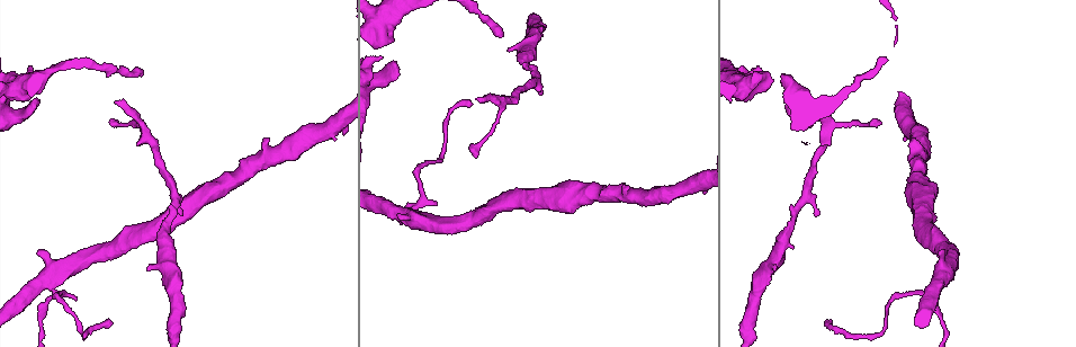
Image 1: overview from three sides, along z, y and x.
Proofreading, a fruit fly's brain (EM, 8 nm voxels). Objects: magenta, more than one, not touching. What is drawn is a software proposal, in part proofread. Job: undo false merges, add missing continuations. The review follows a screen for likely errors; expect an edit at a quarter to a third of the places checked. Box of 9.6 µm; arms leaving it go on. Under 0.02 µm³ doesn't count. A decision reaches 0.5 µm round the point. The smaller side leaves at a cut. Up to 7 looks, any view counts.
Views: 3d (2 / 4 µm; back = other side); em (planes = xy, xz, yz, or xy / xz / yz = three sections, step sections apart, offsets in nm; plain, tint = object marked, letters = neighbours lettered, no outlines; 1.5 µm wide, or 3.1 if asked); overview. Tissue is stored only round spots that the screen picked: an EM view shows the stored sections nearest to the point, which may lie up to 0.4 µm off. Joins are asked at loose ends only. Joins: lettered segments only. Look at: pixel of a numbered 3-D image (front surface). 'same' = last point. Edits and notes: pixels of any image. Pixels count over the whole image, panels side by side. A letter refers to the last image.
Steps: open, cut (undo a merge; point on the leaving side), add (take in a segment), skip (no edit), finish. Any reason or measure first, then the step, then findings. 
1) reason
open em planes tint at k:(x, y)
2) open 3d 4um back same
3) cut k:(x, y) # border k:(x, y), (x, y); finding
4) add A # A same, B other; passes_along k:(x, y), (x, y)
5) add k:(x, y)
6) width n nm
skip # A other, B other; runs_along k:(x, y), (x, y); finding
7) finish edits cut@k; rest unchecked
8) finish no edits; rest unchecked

open em xz step 4 letters at 1:(50, 282)

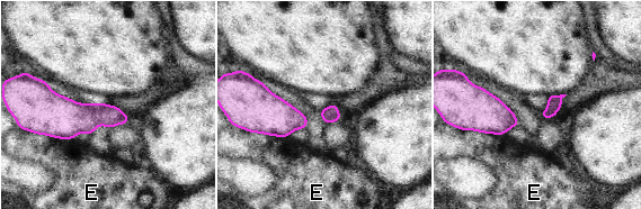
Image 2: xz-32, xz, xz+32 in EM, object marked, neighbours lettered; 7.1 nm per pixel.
skip # E other; border 2:(33, 132), (39, 135), (72, 139); one cell here

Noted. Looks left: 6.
thin end
open em xz step 4 letters at 1:(470, 100)

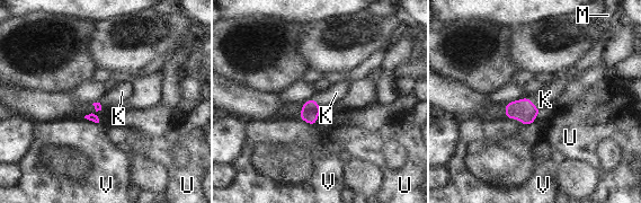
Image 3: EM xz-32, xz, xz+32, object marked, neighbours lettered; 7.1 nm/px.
another direction
open em xy step 8 letters same

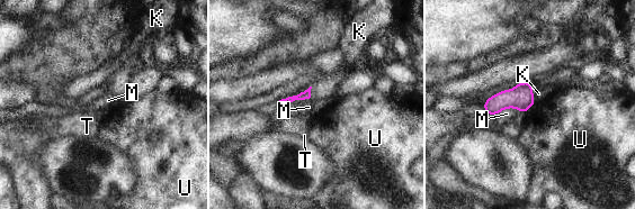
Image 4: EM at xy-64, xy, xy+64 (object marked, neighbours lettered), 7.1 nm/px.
width 70 nm
add K # K same, M other, T other, U other; it goes on there

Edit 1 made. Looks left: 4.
see it whole again
open overview

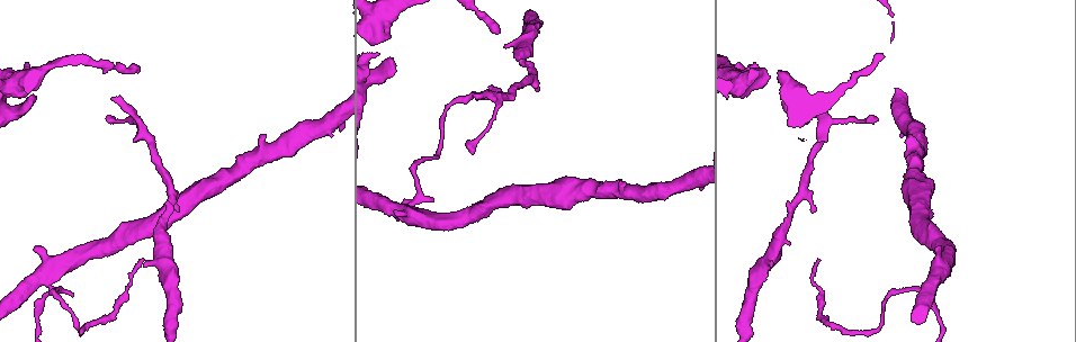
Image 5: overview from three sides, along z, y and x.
end of a long branch
open 3d 2um back at 5:(818, 261)

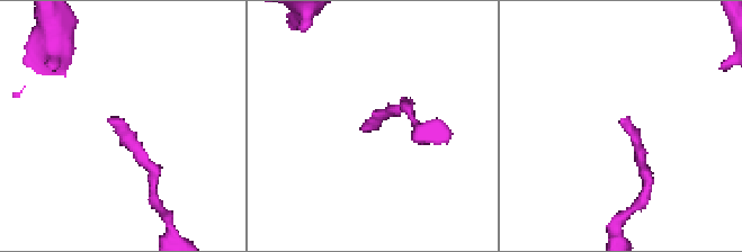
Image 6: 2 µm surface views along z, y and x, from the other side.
open em planes letters at 6:(110, 120)

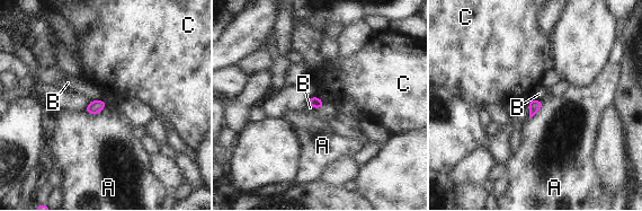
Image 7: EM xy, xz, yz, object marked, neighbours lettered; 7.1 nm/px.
width 80 nm; longest_contact A 130 nm
skip # A other, B other, C other; none of them fits

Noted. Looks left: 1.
finish edits add@4; rest unchecked

